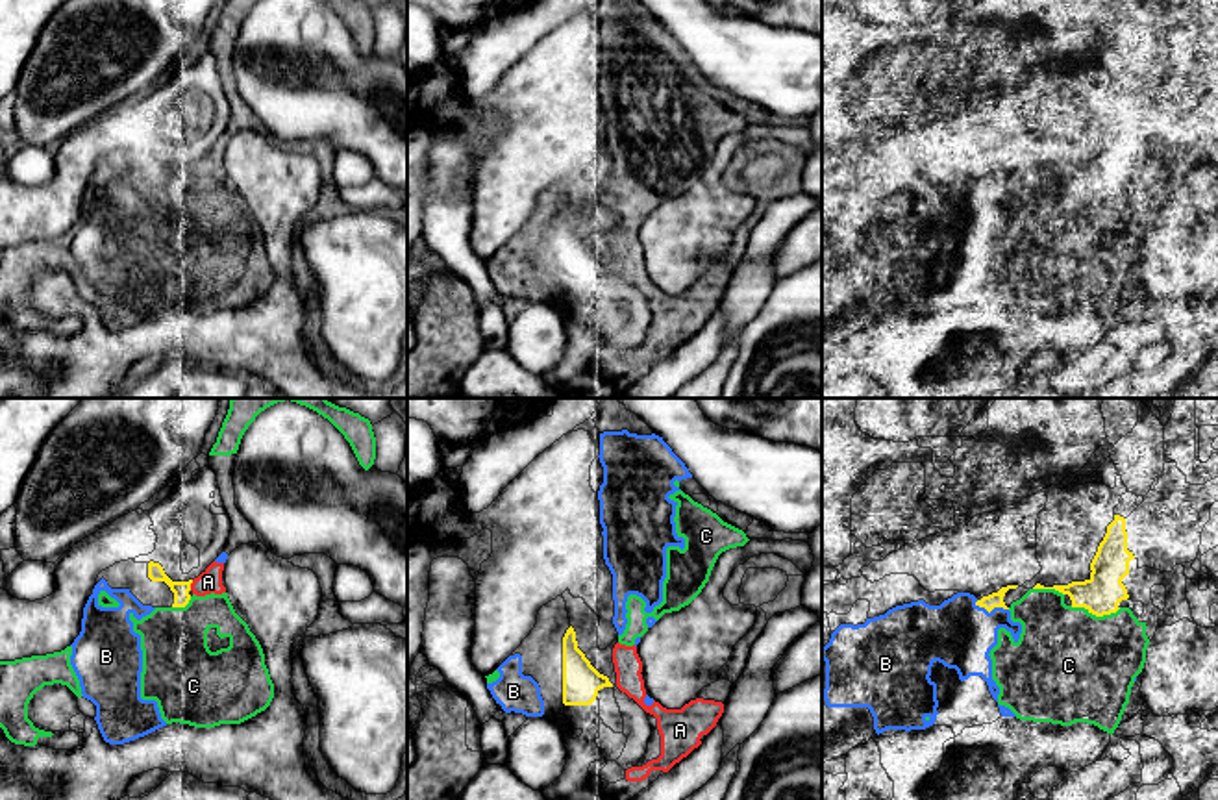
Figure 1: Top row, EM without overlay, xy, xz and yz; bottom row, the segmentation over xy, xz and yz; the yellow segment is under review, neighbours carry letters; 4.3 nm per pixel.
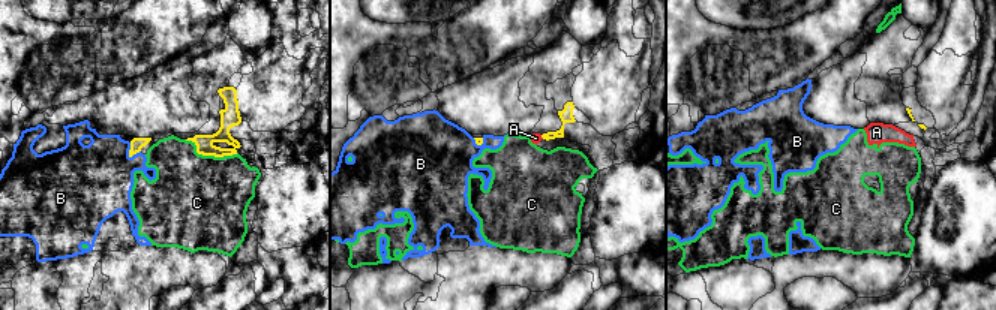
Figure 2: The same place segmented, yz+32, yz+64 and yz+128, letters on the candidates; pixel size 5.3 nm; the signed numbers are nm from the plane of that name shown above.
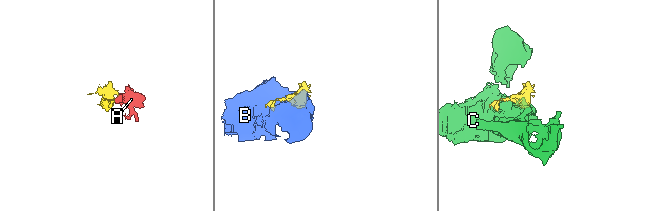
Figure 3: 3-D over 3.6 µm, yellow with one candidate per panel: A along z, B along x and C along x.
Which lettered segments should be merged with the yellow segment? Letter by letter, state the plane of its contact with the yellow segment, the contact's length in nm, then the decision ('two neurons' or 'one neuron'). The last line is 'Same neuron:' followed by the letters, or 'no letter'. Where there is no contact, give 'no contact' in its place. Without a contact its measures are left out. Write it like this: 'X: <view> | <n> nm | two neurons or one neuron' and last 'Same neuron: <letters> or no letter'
A: xy | 50 nm | two neurons
B: yz | 160 nm | two neurons
C: yz | 220 nm | two neurons
Same neuron: no letter

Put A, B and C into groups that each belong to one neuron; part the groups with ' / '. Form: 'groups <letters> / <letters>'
groups A B C

